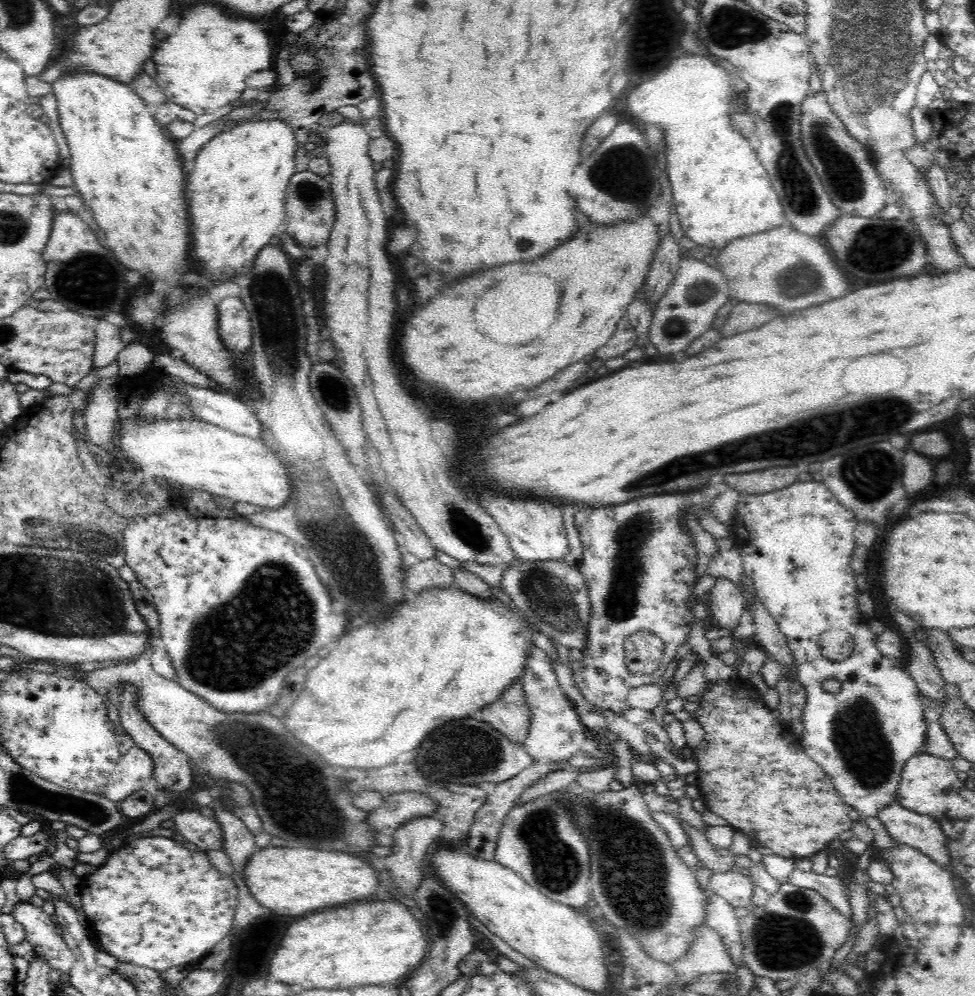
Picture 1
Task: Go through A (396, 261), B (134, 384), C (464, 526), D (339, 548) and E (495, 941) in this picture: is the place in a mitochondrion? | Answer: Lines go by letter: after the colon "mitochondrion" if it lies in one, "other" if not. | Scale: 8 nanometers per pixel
A: other
B: other
C: mitochondrion
D: mitochondrion
E: other

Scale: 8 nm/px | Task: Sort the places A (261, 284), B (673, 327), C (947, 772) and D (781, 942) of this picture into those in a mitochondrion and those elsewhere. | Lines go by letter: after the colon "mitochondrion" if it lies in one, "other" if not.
A: mitochondrion
B: mitochondrion
C: other
D: mitochondrion

